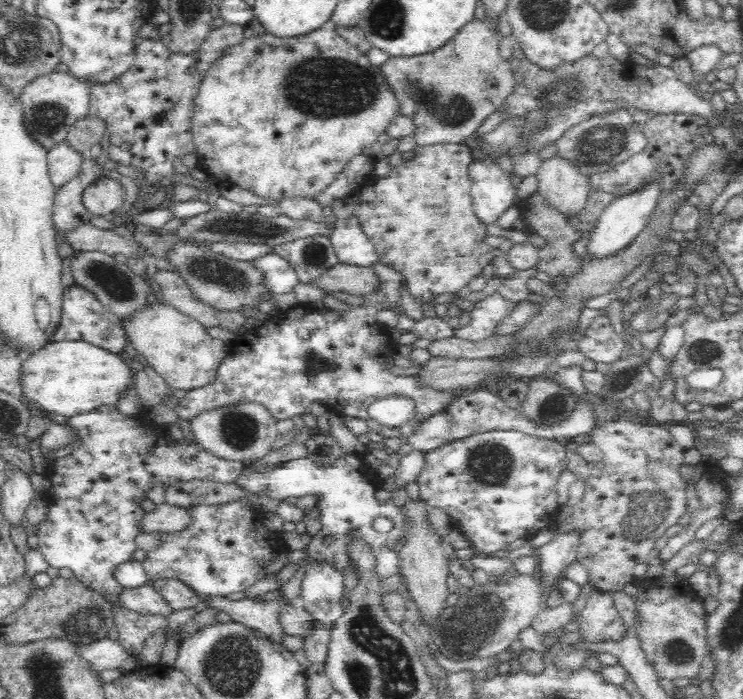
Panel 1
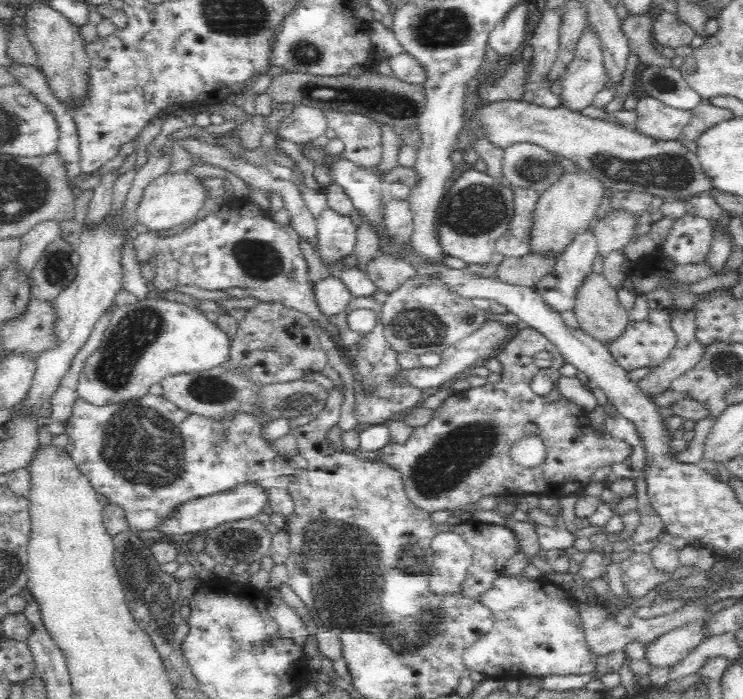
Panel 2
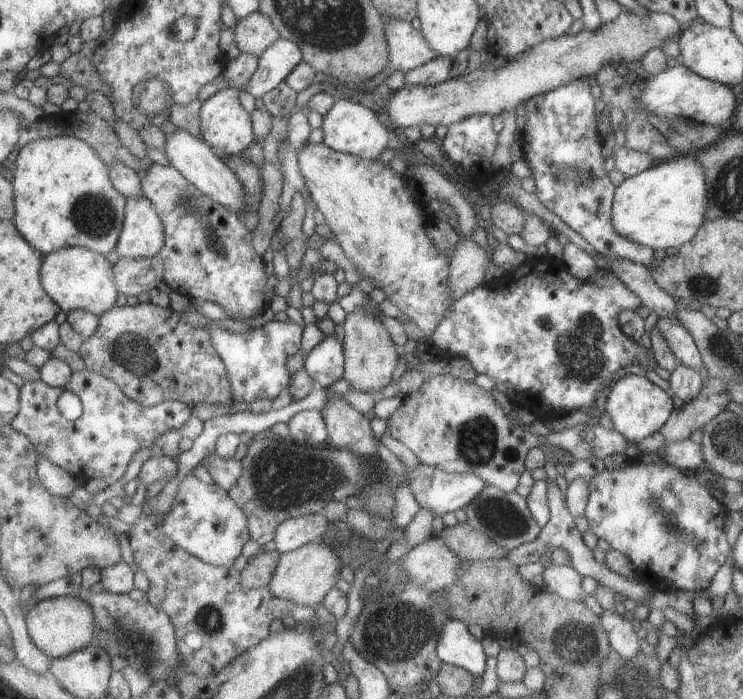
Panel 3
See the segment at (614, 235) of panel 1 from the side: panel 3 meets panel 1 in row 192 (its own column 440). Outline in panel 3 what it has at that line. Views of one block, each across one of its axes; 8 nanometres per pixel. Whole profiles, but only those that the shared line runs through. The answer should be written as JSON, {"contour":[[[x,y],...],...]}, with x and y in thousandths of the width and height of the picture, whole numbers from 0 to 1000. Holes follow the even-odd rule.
{"contour":[[[604,883],[596,893],[588,936],[595,950],[623,956],[634,967],[647,967],[653,959],[654,938],[646,917],[631,907],[620,887]]]}

